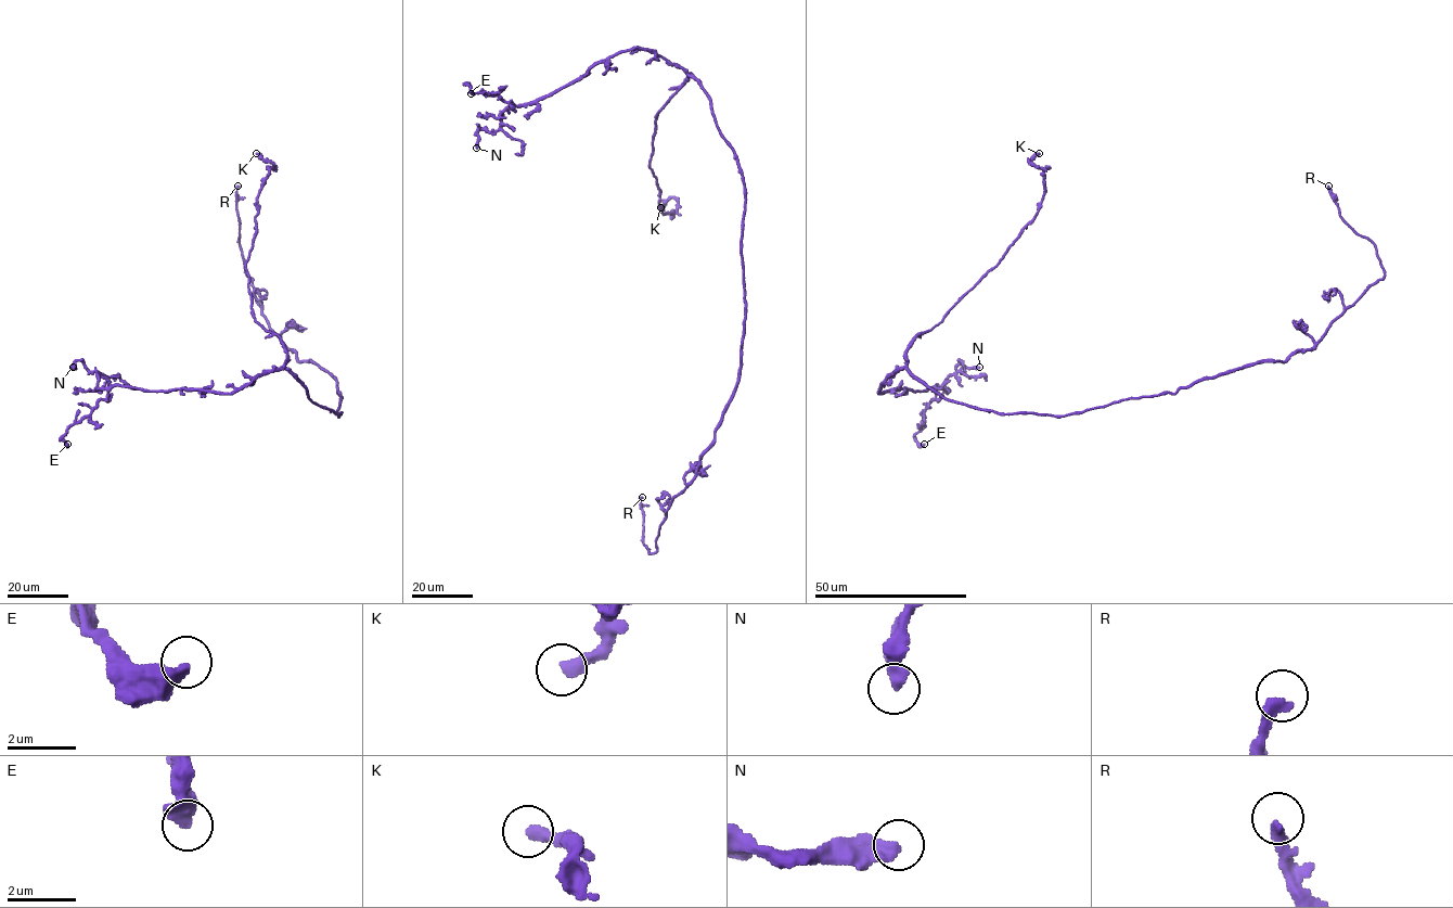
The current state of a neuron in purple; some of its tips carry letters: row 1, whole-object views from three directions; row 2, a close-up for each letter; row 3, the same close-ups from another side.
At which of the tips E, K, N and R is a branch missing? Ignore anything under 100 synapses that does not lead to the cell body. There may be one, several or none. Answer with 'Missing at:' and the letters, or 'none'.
Missing at: R

